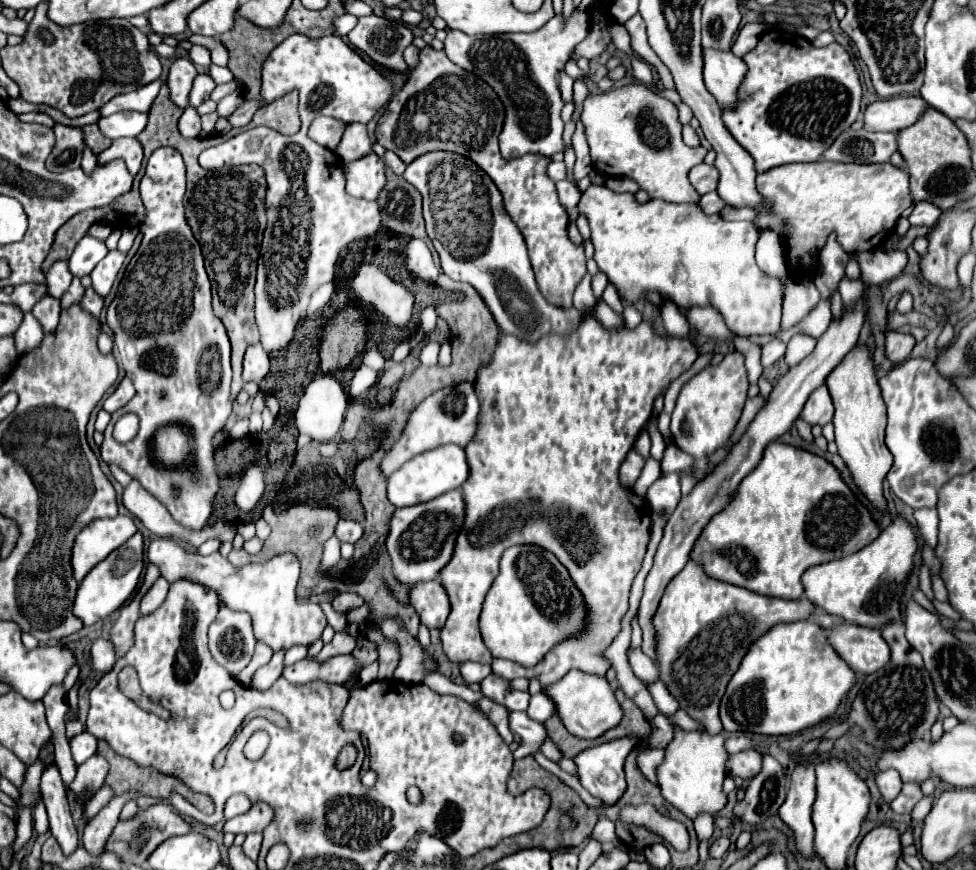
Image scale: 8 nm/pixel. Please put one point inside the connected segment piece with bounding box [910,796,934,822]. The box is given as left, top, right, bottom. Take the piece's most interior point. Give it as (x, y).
(922, 808)

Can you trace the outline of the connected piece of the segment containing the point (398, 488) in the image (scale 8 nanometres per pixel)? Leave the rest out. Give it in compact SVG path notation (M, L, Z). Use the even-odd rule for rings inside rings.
M444 444L436 446L428 452L422 452L402 464L390 478L388 478L388 500L396 508L404 506L414 506L428 502L436 496L442 496L442 492L450 492L456 488L462 488L464 480L468 480L468 460L464 448L456 444Z

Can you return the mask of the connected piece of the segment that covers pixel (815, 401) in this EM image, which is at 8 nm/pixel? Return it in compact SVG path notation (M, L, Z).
M824 386L824 388L818 388L816 392L812 392L812 396L808 398L800 416L812 426L814 424L824 426L832 420L832 412L834 412L834 404L832 404L828 386Z

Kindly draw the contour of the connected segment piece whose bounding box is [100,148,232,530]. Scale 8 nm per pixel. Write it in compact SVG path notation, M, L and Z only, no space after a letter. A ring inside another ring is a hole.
M158 148L150 156L140 182L140 194L146 218L138 228L144 238L124 272L106 316L108 326L114 332L114 342L126 376L136 388L136 396L112 414L100 450L106 464L114 462L126 470L168 508L176 522L198 530L208 522L212 498L219 490L212 436L226 426L232 410L228 400L230 342L224 324L212 312L210 280L204 268L200 244L194 240L184 216L186 166L180 152L174 148ZM158 404L166 414L162 416L164 424L184 422L192 426L196 438L196 464L188 472L166 470L152 464L150 438L158 428ZM126 412L140 416L140 430L134 440L120 444L112 438L112 428Z

